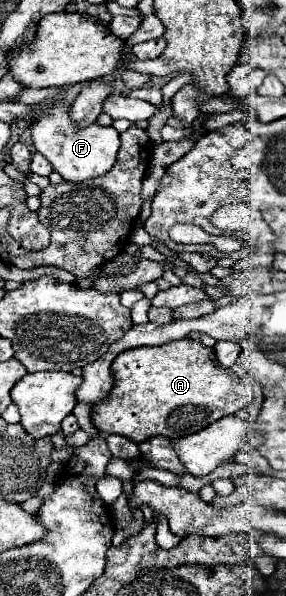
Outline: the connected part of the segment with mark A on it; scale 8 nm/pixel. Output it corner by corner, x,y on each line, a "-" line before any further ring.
191,338
125,350
113,360
111,372
115,374
115,388
103,404
95,404
91,422
99,432
119,434
135,444
153,436
177,440
195,434
253,400
251,388
239,386
237,374
219,366
213,348

